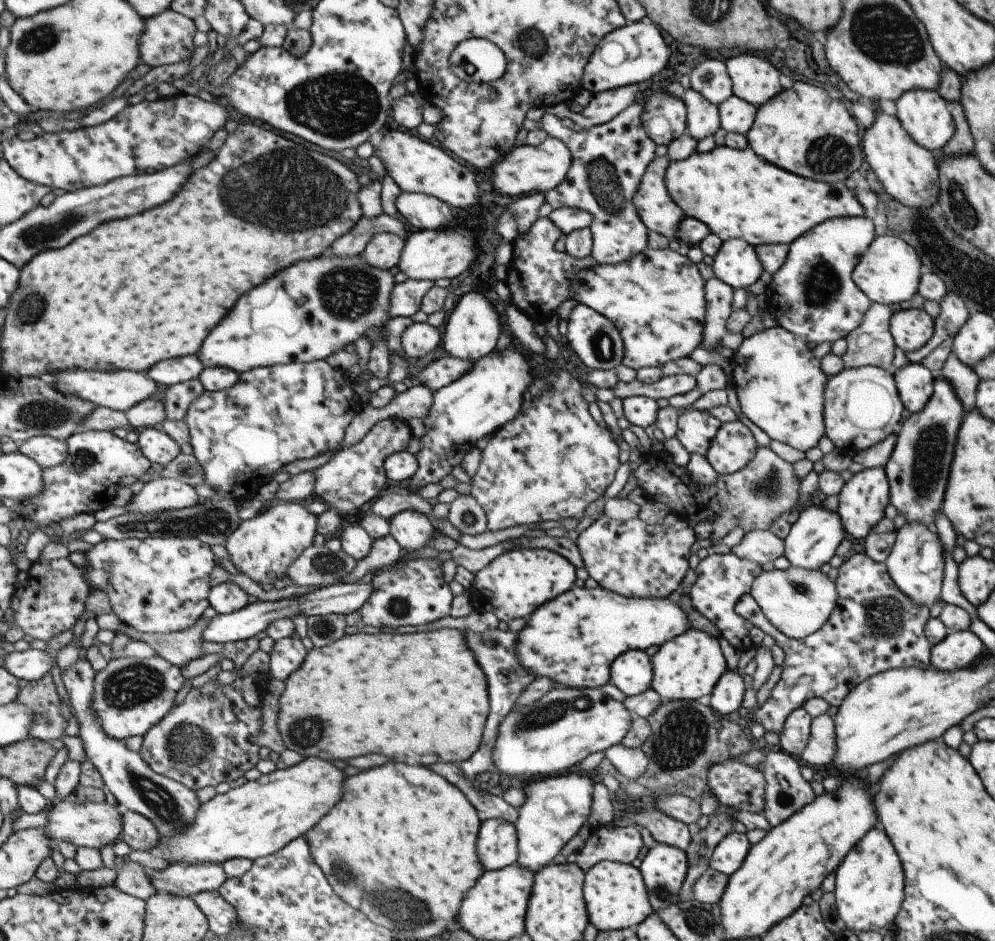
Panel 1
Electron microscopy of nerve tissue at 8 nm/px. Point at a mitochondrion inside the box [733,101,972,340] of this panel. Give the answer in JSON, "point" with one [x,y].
{"point":[828,155]}

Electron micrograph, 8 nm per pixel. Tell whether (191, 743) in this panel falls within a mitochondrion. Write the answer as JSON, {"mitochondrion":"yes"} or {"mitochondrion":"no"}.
{"mitochondrion":"yes"}

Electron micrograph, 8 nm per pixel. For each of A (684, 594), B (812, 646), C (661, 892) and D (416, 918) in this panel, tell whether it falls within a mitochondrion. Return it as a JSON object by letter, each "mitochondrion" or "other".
{"A":"other","B":"other","C":"mitochondrion","D":"mitochondrion"}

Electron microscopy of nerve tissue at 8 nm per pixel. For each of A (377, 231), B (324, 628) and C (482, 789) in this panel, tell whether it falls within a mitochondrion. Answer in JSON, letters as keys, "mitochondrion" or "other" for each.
{"A":"other","B":"mitochondrion","C":"other"}

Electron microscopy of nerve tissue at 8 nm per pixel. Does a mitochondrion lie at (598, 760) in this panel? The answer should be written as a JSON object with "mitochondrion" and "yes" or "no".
{"mitochondrion":"no"}

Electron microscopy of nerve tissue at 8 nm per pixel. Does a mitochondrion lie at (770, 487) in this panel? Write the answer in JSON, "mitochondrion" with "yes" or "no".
{"mitochondrion":"yes"}

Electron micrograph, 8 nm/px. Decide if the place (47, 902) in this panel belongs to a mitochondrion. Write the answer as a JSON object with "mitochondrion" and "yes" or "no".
{"mitochondrion":"no"}

